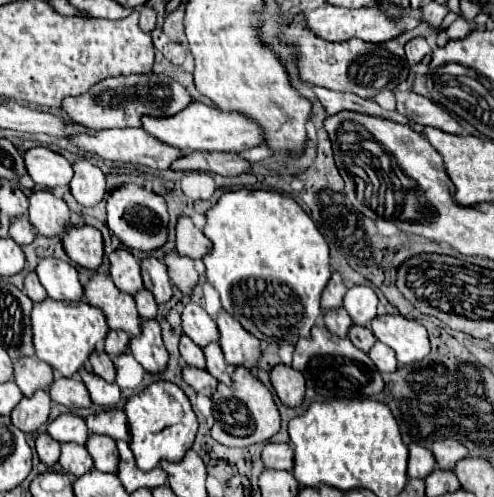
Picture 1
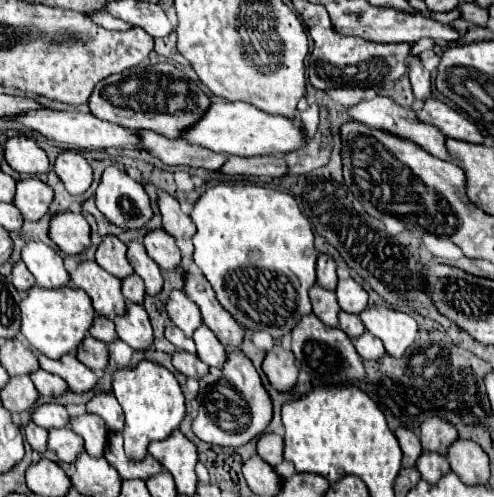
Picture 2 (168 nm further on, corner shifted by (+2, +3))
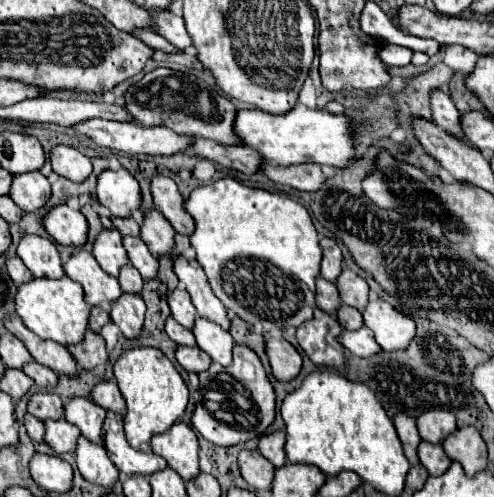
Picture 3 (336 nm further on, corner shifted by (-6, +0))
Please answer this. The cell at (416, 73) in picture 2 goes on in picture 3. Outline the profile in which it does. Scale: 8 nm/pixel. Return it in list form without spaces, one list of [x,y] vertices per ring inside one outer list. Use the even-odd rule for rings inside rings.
[[[432,89],[432,93],[430,93],[430,109],[432,109],[432,119],[434,119],[436,125],[440,125],[440,129],[444,129],[448,133],[454,133],[456,137],[462,137],[460,113],[454,107],[448,93],[444,93],[440,89]]]

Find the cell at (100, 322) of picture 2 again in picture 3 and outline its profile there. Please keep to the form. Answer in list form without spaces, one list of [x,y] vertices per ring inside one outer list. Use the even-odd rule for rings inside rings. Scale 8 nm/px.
[[[94,307],[92,313],[90,313],[88,327],[90,327],[94,333],[100,333],[100,329],[102,329],[106,323],[110,323],[110,321],[112,321],[112,319],[110,319],[108,311],[104,311],[102,307]]]

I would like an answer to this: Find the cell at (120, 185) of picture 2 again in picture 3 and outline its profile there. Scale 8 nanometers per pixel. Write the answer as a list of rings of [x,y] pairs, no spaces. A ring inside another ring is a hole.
[[[104,171],[98,177],[98,191],[96,191],[98,203],[110,209],[114,217],[132,217],[142,205],[142,193],[138,181],[126,171]]]

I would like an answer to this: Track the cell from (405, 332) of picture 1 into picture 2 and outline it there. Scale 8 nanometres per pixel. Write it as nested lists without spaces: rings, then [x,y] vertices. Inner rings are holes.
[[[368,306],[360,318],[366,330],[378,336],[384,342],[386,352],[394,358],[400,358],[418,334],[418,326],[412,316],[388,306]]]

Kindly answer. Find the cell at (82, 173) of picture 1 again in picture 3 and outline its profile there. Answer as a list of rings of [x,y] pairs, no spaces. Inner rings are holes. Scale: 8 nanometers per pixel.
[[[56,145],[50,151],[50,161],[52,169],[72,183],[84,183],[92,173],[90,159],[70,145]]]

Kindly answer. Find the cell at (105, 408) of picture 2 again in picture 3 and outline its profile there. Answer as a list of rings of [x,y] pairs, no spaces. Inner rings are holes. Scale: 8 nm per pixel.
[[[114,379],[110,381],[104,381],[100,385],[94,387],[92,391],[92,401],[98,403],[100,407],[104,407],[106,411],[112,411],[112,413],[118,413],[118,415],[126,415],[126,405],[124,405],[124,397],[116,385]]]

